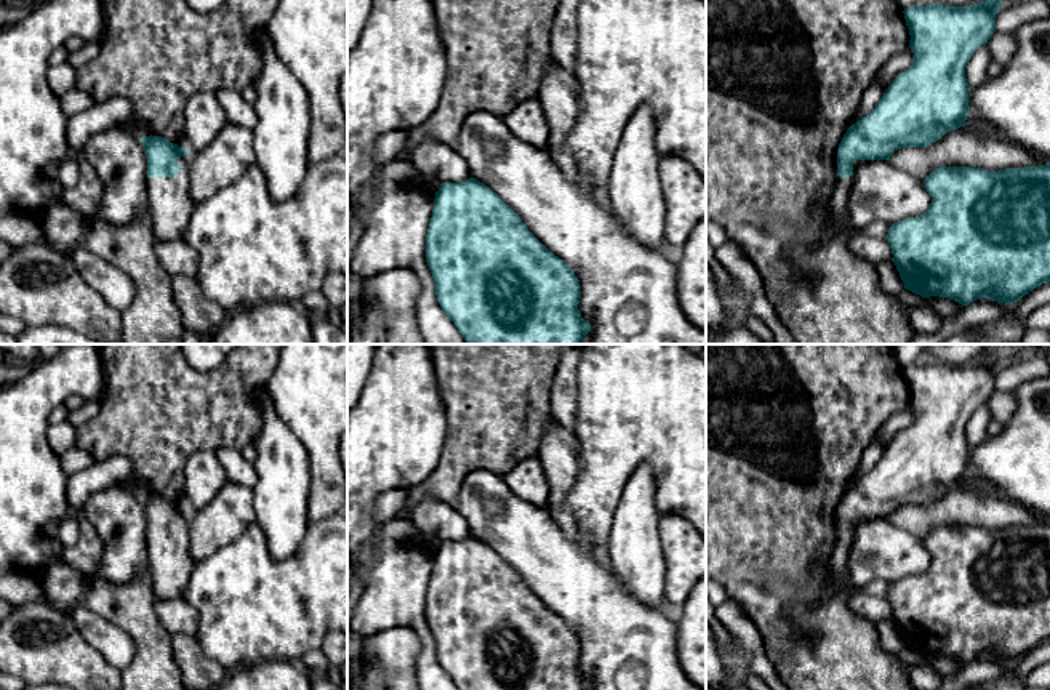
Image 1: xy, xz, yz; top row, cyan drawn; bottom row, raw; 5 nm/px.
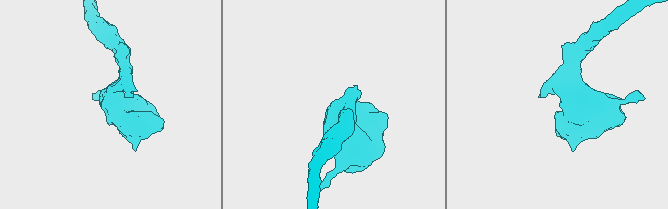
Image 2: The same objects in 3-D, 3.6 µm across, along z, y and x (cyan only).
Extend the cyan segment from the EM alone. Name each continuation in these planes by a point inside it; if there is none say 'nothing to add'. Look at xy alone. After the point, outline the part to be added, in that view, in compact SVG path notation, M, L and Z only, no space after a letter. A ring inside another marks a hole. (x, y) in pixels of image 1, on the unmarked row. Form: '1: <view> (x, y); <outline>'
1: xy (170, 564); M189 512L176 517L179 532L173 536L147 536L147 580L157 599L181 597L195 560L189 549Z

